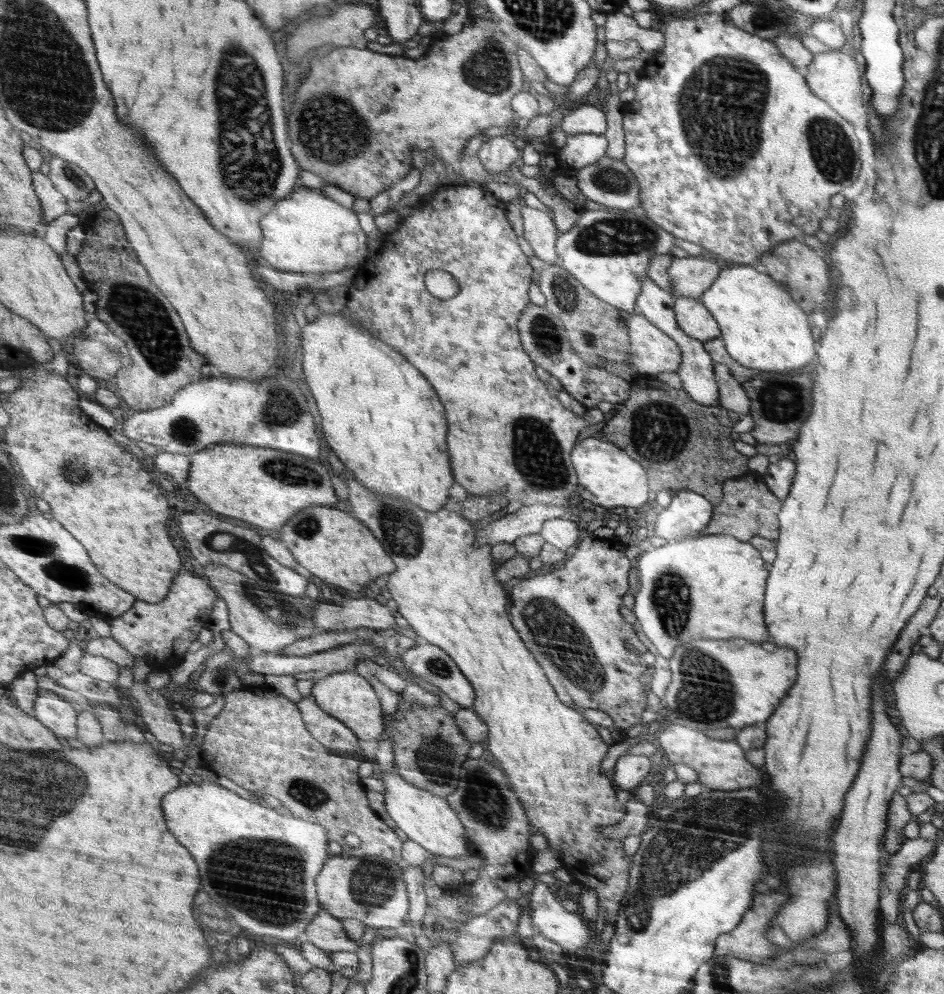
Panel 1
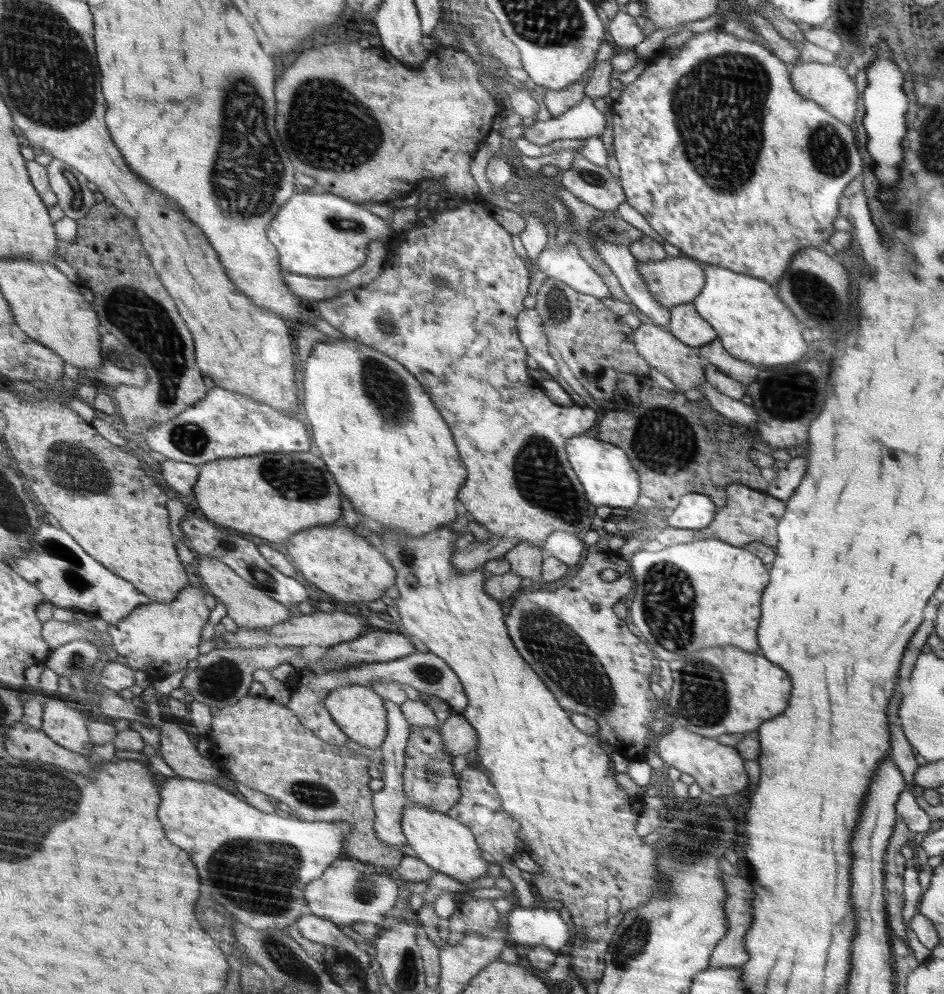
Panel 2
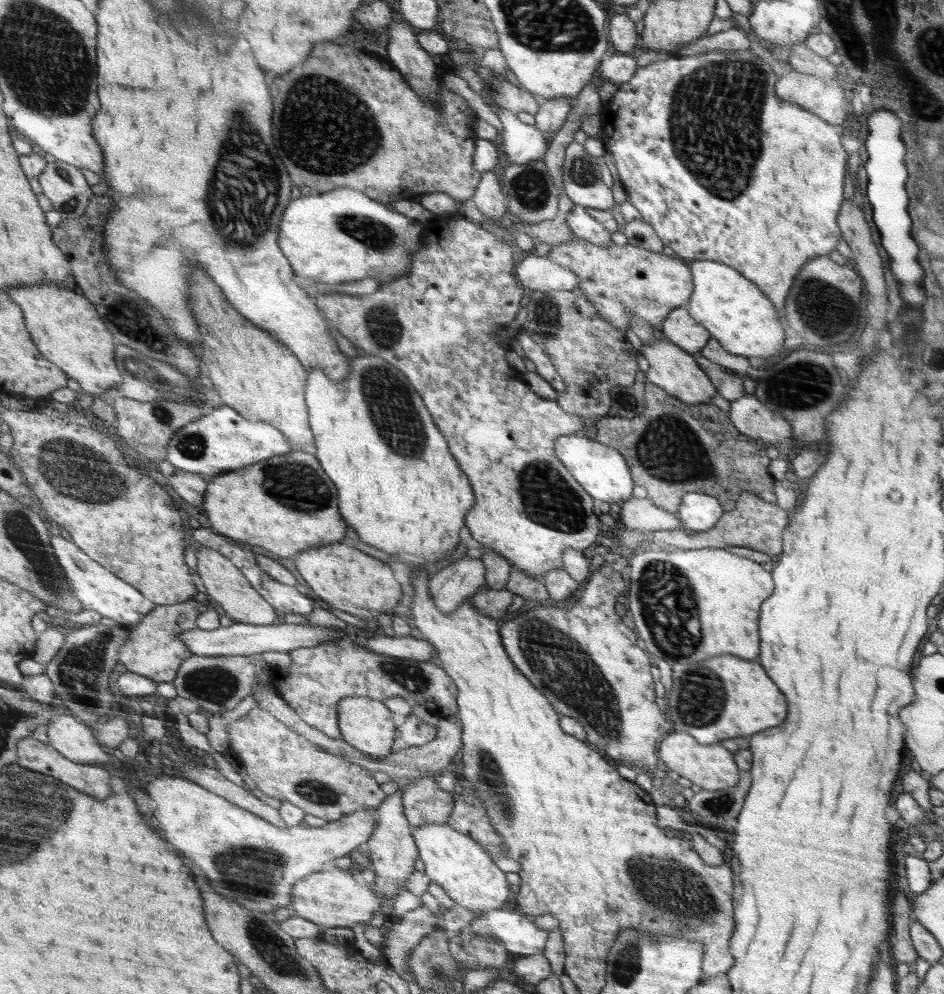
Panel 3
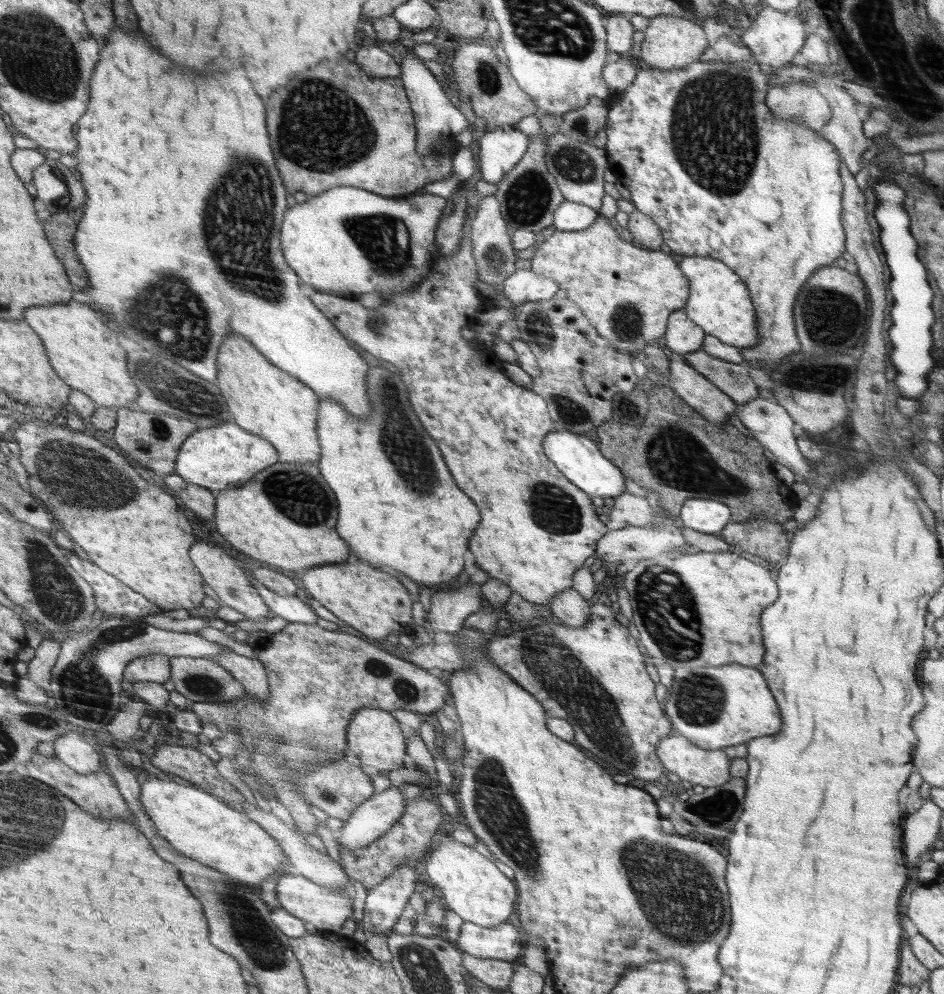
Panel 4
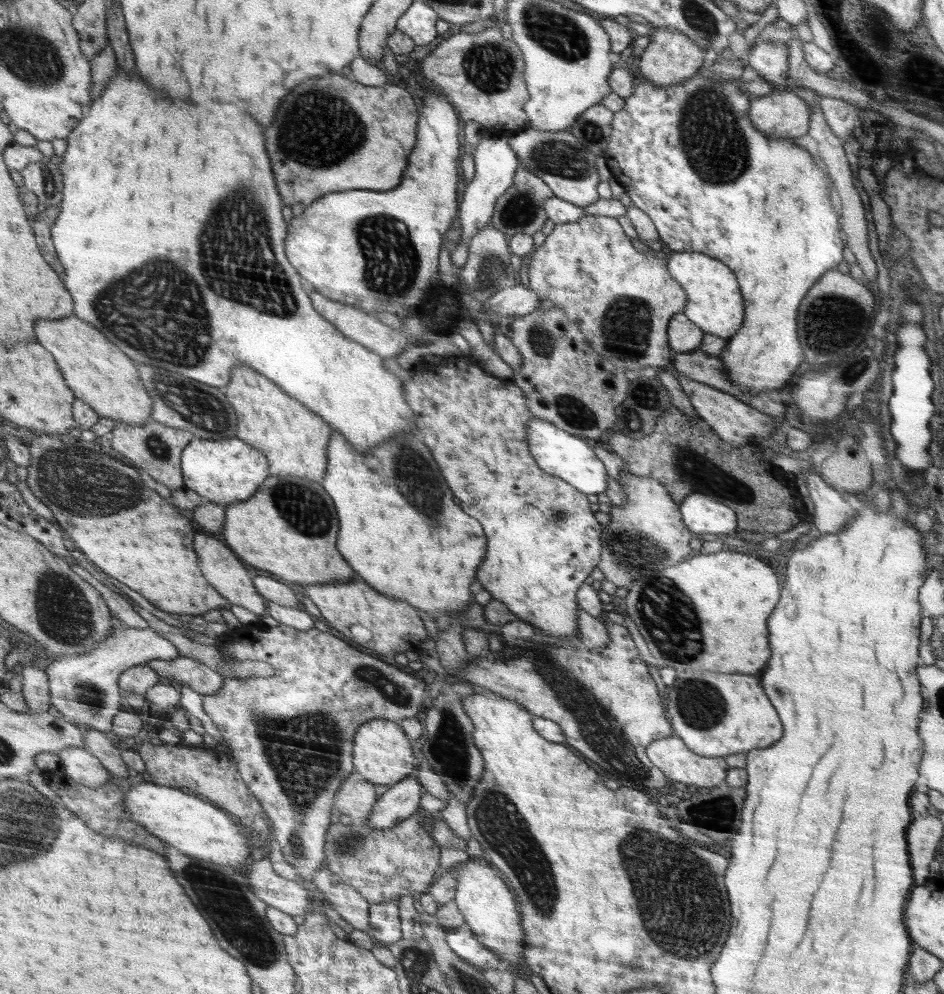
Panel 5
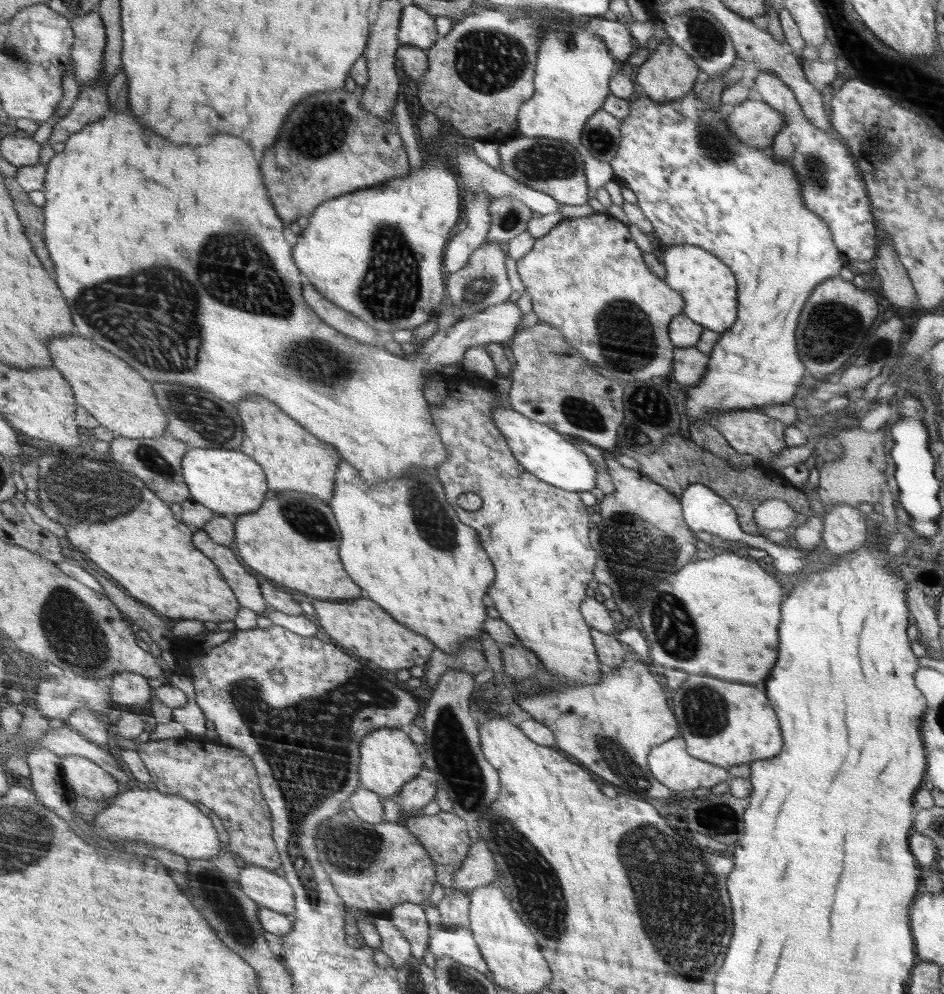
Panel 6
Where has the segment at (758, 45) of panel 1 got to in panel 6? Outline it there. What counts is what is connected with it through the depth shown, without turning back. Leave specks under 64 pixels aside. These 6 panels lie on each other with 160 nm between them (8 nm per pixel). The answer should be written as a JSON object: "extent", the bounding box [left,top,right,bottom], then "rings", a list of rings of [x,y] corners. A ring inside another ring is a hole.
{"extent":[610,93,842,424],"rings":[[[689,93],[688,96],[683,96],[682,99],[673,100],[672,102],[654,101],[647,95],[638,97],[638,99],[635,97],[632,100],[628,116],[621,119],[621,141],[614,160],[610,162],[613,174],[625,182],[625,186],[636,194],[638,198],[637,205],[653,224],[653,232],[656,232],[655,236],[660,238],[662,244],[666,244],[668,247],[689,244],[707,249],[708,252],[715,254],[721,261],[724,261],[724,264],[727,264],[732,272],[736,272],[734,274],[737,282],[738,301],[736,322],[734,322],[730,330],[721,333],[720,340],[710,352],[708,372],[704,374],[703,382],[691,387],[683,386],[688,388],[688,392],[686,392],[686,397],[688,398],[685,400],[683,407],[681,407],[681,411],[688,415],[690,422],[702,421],[702,423],[706,424],[709,423],[708,417],[710,417],[710,413],[716,413],[716,411],[760,410],[763,407],[782,404],[786,400],[791,402],[796,395],[798,382],[804,376],[804,364],[798,358],[796,338],[794,338],[794,330],[798,326],[798,317],[814,288],[826,278],[832,278],[842,270],[842,255],[834,243],[830,225],[827,224],[823,217],[818,218],[816,216],[818,213],[812,212],[811,209],[806,207],[802,195],[803,184],[798,179],[798,173],[795,172],[794,167],[790,164],[784,164],[783,161],[778,161],[778,157],[774,157],[769,149],[754,148],[743,144],[743,141],[739,140],[735,133],[732,133],[734,129],[728,125],[728,118],[730,118],[730,108],[722,104],[719,108],[711,108],[711,104],[706,104],[703,100],[697,98],[695,93]]]}

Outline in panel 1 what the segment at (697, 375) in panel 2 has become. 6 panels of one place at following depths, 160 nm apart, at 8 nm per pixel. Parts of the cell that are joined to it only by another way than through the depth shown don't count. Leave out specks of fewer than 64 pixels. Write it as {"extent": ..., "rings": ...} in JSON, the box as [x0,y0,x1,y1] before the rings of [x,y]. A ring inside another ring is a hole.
{"extent":[627,314,683,375],"rings":[[[631,314],[627,321],[627,327],[630,329],[630,358],[628,364],[638,373],[657,375],[659,372],[677,372],[682,362],[683,353],[677,342],[663,329],[652,324],[647,317],[637,314]]]}

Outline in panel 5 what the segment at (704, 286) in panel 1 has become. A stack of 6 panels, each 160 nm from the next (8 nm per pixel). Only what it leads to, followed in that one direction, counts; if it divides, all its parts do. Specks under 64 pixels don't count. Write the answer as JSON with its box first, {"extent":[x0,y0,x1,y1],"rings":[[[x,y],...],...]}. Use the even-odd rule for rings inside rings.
{"extent":[528,215,688,371],"rings":[[[584,215],[579,221],[556,225],[552,232],[547,235],[544,243],[532,252],[531,261],[528,266],[528,280],[531,284],[530,287],[536,293],[539,293],[539,296],[543,296],[543,300],[552,300],[554,307],[562,308],[566,312],[568,320],[578,324],[578,327],[583,331],[583,335],[586,336],[588,343],[591,344],[590,347],[594,348],[604,360],[607,360],[610,364],[614,364],[616,369],[641,371],[644,368],[648,368],[648,366],[660,366],[660,369],[662,369],[662,366],[670,366],[673,350],[670,350],[671,346],[668,346],[669,338],[666,336],[666,328],[669,327],[668,322],[671,322],[675,315],[679,315],[685,310],[688,299],[687,291],[656,258],[646,258],[644,254],[640,254],[638,250],[632,248],[632,242],[622,232],[617,218]]]}

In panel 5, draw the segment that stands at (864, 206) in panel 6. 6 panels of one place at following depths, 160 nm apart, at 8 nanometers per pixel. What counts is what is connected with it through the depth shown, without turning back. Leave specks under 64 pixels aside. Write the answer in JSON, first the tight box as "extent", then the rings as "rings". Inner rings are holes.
{"extent":[746,39,791,90],"rings":[[[758,39],[748,54],[746,65],[752,66],[760,78],[765,78],[773,90],[787,90],[791,50],[786,42],[772,42]]]}

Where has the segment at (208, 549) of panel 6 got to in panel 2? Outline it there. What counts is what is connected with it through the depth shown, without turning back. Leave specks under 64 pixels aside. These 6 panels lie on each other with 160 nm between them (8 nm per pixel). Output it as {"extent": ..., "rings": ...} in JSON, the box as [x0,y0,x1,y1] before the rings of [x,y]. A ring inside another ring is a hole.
{"extent":[199,557,290,629],"rings":[[[202,557],[199,574],[207,584],[209,592],[215,594],[225,604],[227,615],[240,629],[267,629],[290,619],[287,605],[276,601],[261,589],[257,589],[221,560]]]}

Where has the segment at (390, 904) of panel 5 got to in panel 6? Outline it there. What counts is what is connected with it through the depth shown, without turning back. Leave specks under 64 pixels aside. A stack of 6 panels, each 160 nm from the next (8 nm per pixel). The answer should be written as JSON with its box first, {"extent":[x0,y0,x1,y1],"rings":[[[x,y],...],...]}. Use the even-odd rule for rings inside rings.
{"extent":[374,918,411,970],"rings":[[[375,918],[374,926],[381,937],[379,950],[393,960],[393,967],[398,970],[407,963],[411,955],[410,943],[402,936],[402,933],[390,923],[390,919]]]}

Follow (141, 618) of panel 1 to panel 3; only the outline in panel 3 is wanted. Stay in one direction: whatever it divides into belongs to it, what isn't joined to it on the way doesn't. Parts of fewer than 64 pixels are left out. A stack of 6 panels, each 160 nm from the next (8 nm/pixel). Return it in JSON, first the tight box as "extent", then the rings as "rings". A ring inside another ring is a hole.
{"extent":[121,599,210,683],"rings":[[[195,599],[173,605],[159,605],[156,611],[134,627],[130,642],[123,647],[121,663],[130,672],[150,677],[157,683],[174,682],[183,669],[184,664],[190,660],[193,652],[188,648],[180,635],[198,628],[198,616],[210,607]]]}

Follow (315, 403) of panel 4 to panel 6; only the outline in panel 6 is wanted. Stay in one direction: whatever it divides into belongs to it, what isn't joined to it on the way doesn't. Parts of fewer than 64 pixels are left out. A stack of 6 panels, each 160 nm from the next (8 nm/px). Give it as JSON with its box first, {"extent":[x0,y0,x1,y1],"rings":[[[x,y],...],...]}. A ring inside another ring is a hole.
{"extent":[235,395,342,500],"rings":[[[260,395],[246,397],[235,406],[244,429],[240,450],[259,462],[267,477],[267,488],[276,491],[296,491],[311,494],[320,500],[332,498],[334,480],[342,462],[339,450],[316,438],[295,418],[288,416],[276,402]]]}

